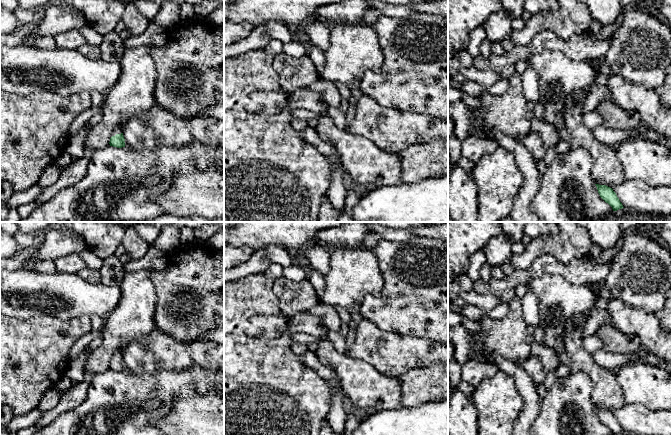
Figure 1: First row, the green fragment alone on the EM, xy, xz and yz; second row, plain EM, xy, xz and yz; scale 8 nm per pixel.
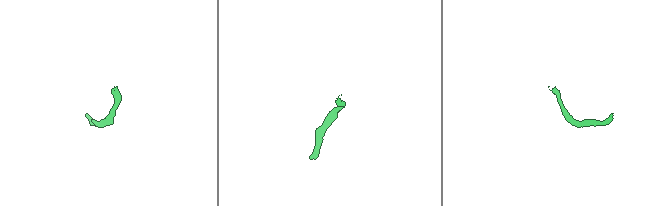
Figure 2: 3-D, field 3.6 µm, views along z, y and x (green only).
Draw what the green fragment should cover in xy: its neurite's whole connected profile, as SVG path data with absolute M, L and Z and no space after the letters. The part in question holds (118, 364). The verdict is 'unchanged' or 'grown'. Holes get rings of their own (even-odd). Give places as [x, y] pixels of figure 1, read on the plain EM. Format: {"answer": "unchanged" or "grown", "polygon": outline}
{"answer": "grown", "polygon": "M116 352L110 362L110 370L122 372L125 371L125 363L123 360L123 352Z"}

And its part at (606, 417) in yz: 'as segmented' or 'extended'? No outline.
as segmented

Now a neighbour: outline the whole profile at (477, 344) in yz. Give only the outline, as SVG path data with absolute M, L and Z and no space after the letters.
M478 334L472 335L473 355L482 357L485 354L484 343Z

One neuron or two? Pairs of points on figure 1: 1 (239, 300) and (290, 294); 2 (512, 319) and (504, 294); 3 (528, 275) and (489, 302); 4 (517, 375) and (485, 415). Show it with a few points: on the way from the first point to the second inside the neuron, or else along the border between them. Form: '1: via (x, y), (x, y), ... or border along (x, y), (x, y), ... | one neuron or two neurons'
1: border along (272, 282), (278, 306), (289, 316) | two neurons
2: border along (515, 296), (508, 304) | two neurons
3: border along (474, 290), (478, 293), (493, 294), (501, 302) | two neurons
4: border along (499, 369), (512, 378), (524, 401) | two neurons

